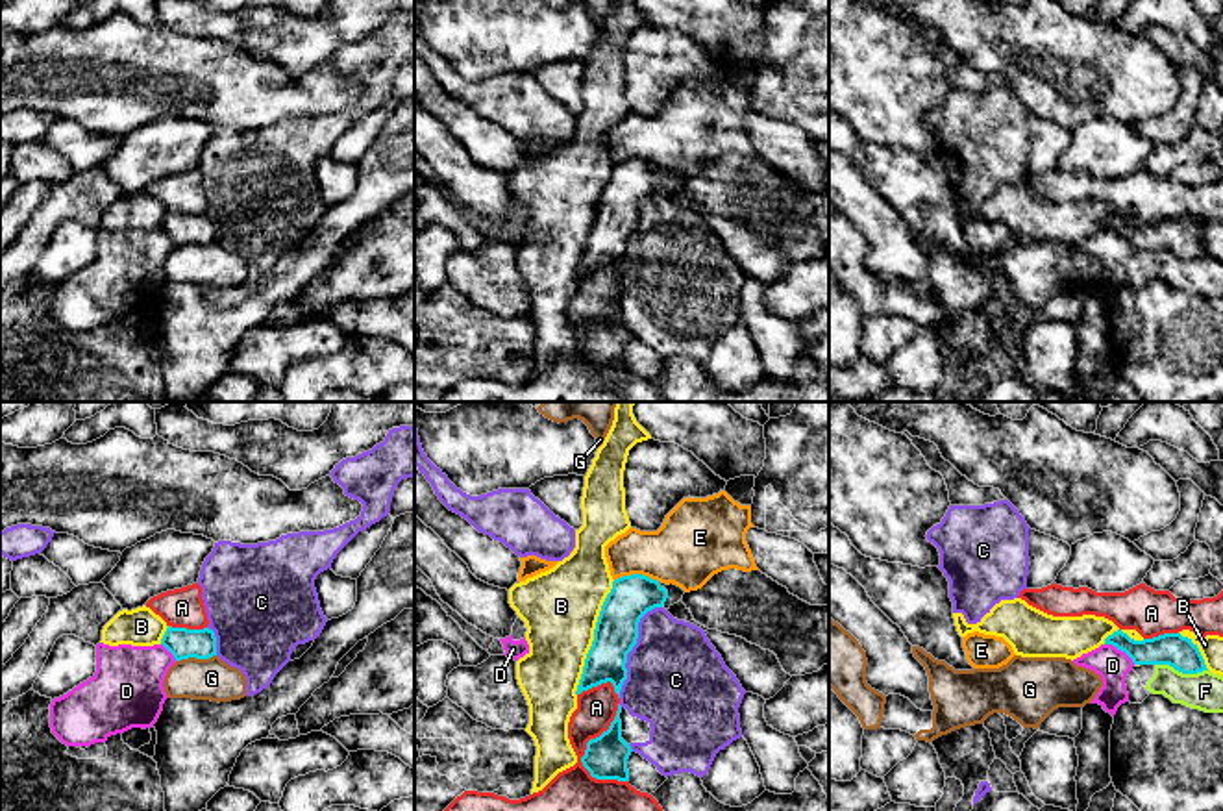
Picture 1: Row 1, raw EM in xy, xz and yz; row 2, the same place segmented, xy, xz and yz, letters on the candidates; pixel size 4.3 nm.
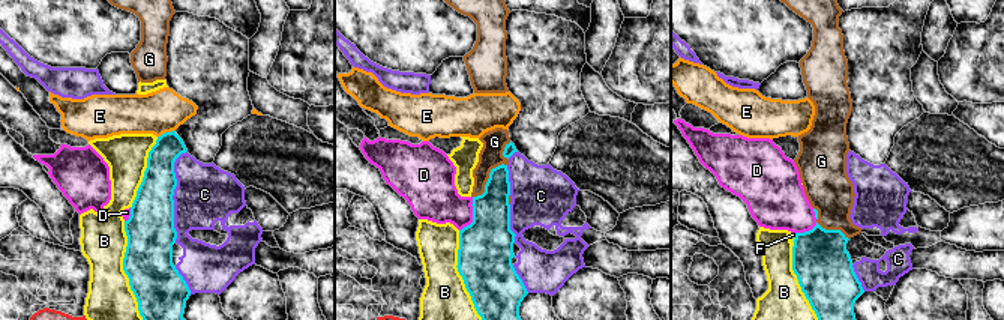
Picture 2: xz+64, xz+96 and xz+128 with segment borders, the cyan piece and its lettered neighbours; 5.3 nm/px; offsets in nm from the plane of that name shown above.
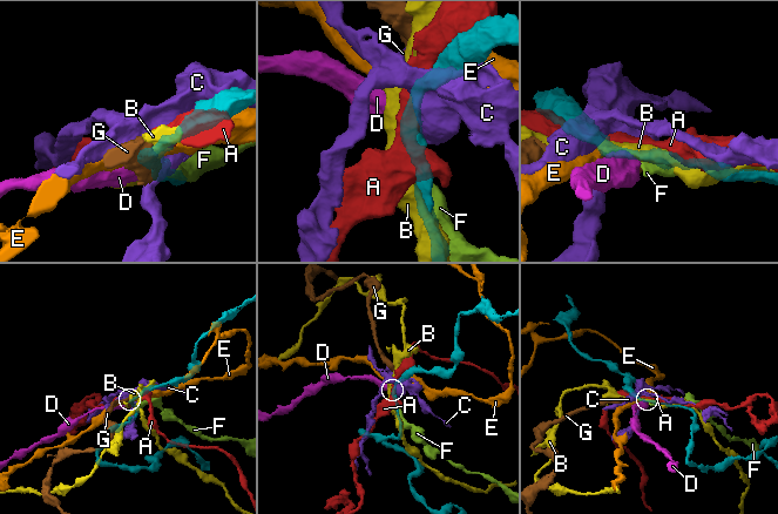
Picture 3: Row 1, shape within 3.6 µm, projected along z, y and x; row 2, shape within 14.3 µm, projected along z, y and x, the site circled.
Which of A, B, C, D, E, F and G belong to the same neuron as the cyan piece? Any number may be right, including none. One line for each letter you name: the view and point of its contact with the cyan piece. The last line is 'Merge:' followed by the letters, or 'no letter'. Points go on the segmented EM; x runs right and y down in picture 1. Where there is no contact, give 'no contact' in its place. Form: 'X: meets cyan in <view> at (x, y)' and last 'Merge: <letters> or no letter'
Merge: no letter

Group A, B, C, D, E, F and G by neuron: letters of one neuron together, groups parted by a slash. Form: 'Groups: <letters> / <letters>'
Groups: A / B / C / D F / E / G

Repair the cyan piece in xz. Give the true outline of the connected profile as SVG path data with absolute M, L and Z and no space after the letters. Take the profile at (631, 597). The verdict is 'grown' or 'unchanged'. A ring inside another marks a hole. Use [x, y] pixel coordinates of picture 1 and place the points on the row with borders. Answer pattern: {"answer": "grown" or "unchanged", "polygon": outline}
{"answer": "unchanged", "polygon": "M642 574L622 576L612 581L594 630L594 641L587 654L575 694L611 681L620 698L627 680L627 654L638 639L640 618L662 607L668 591Z"}

